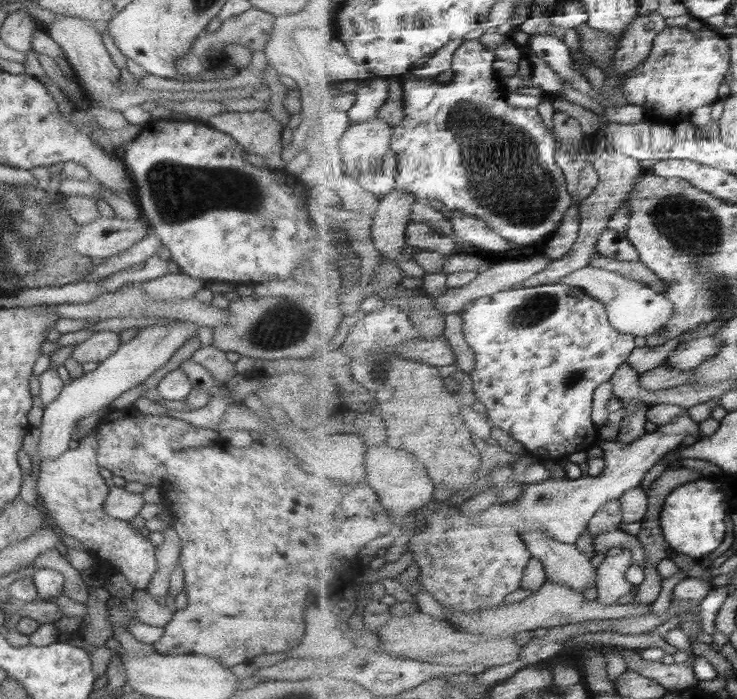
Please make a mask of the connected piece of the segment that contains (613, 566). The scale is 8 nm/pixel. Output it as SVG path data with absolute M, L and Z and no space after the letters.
M627 548L615 557L605 555L598 566L598 597L595 602L612 605L633 590L634 584L625 579L632 562L631 550Z

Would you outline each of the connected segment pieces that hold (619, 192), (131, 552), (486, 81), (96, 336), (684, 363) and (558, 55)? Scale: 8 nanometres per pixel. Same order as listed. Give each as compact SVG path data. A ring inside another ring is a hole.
M609 150L598 157L595 166L600 176L600 183L595 191L593 191L593 194L590 194L586 199L582 200L579 205L581 226L578 239L575 241L571 252L565 255L563 259L555 259L547 269L541 270L541 272L527 279L527 281L515 285L515 288L531 288L531 286L557 283L559 278L569 276L569 274L573 274L573 272L577 272L577 270L590 265L592 256L599 252L597 250L597 239L599 239L599 235L607 229L607 224L609 224L611 216L615 214L615 210L621 208L621 206L625 206L629 195L631 195L631 191L633 191L633 187L635 187L635 183L639 181L639 175L643 173L643 169L641 169L641 166L632 157L614 152L614 150Z
M93 428L87 436L77 440L79 446L74 450L68 449L64 454L54 459L44 459L39 463L36 494L43 500L45 509L47 509L55 525L69 538L77 540L85 548L85 552L93 560L92 568L95 575L101 575L106 580L110 575L121 574L134 589L142 590L145 589L147 582L151 580L151 576L155 573L157 566L154 555L156 546L151 544L145 536L142 536L139 530L131 528L129 521L115 520L104 514L101 504L103 504L103 500L105 500L110 489L107 488L104 479L98 474L95 430L96 428Z
M478 39L469 40L465 41L455 51L452 62L453 78L448 84L436 84L432 80L416 78L412 71L403 76L402 86L403 90L405 90L405 97L403 97L405 115L403 121L394 127L394 137L391 144L392 150L397 153L399 165L399 172L395 177L394 188L401 191L401 193L403 191L413 193L415 194L415 198L419 200L437 199L442 202L445 208L451 211L457 209L463 211L463 213L473 214L485 220L497 234L501 234L509 242L513 242L516 246L529 246L537 242L547 242L554 236L559 227L563 225L567 211L571 209L571 206L574 206L574 199L569 194L569 190L567 190L567 182L565 182L563 170L557 166L557 160L555 160L556 140L553 138L554 134L545 126L545 122L543 122L541 114L537 112L537 108L524 110L513 108L513 106L507 104L505 98L508 92L503 81L495 74L495 68L493 68L493 63L497 58L496 52L487 49Z
M97 331L89 338L73 346L69 354L71 359L75 359L80 365L82 363L99 363L105 360L115 350L119 348L119 335L112 331Z
M710 336L693 339L685 343L681 343L665 360L665 365L671 365L675 369L683 369L683 371L691 371L703 364L706 360L710 360L711 356L715 356L721 348L721 341L717 337Z
M555 34L533 35L527 46L544 60L561 78L567 78L571 86L583 94L590 94L594 81L589 77L581 77L573 69L572 51L569 46Z

